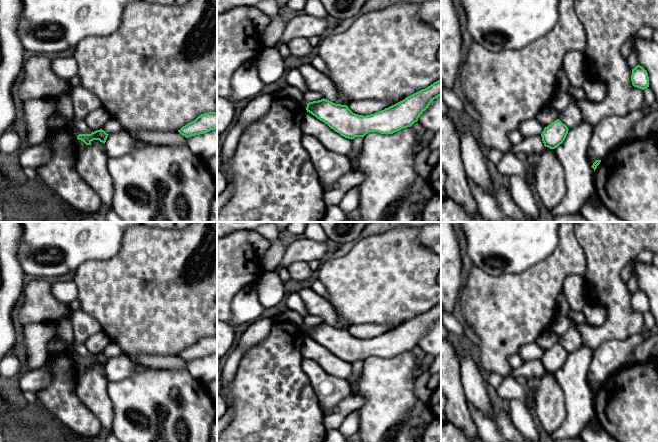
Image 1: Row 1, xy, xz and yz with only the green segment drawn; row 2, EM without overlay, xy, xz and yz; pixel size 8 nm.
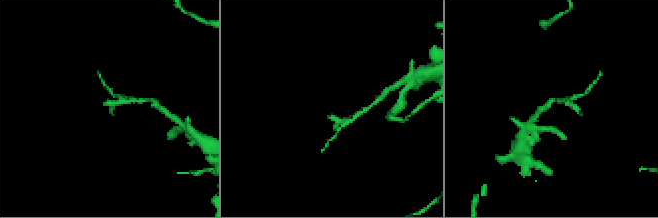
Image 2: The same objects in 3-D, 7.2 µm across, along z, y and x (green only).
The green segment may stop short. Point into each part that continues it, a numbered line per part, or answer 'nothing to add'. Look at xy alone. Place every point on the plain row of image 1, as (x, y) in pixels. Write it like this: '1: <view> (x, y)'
nothing to add

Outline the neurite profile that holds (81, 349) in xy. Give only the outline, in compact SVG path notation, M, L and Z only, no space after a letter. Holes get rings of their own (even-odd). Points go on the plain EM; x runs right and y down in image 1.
M73 342L72 345L75 352L79 355L80 358L91 358L94 356L94 354L88 350L85 344Z

